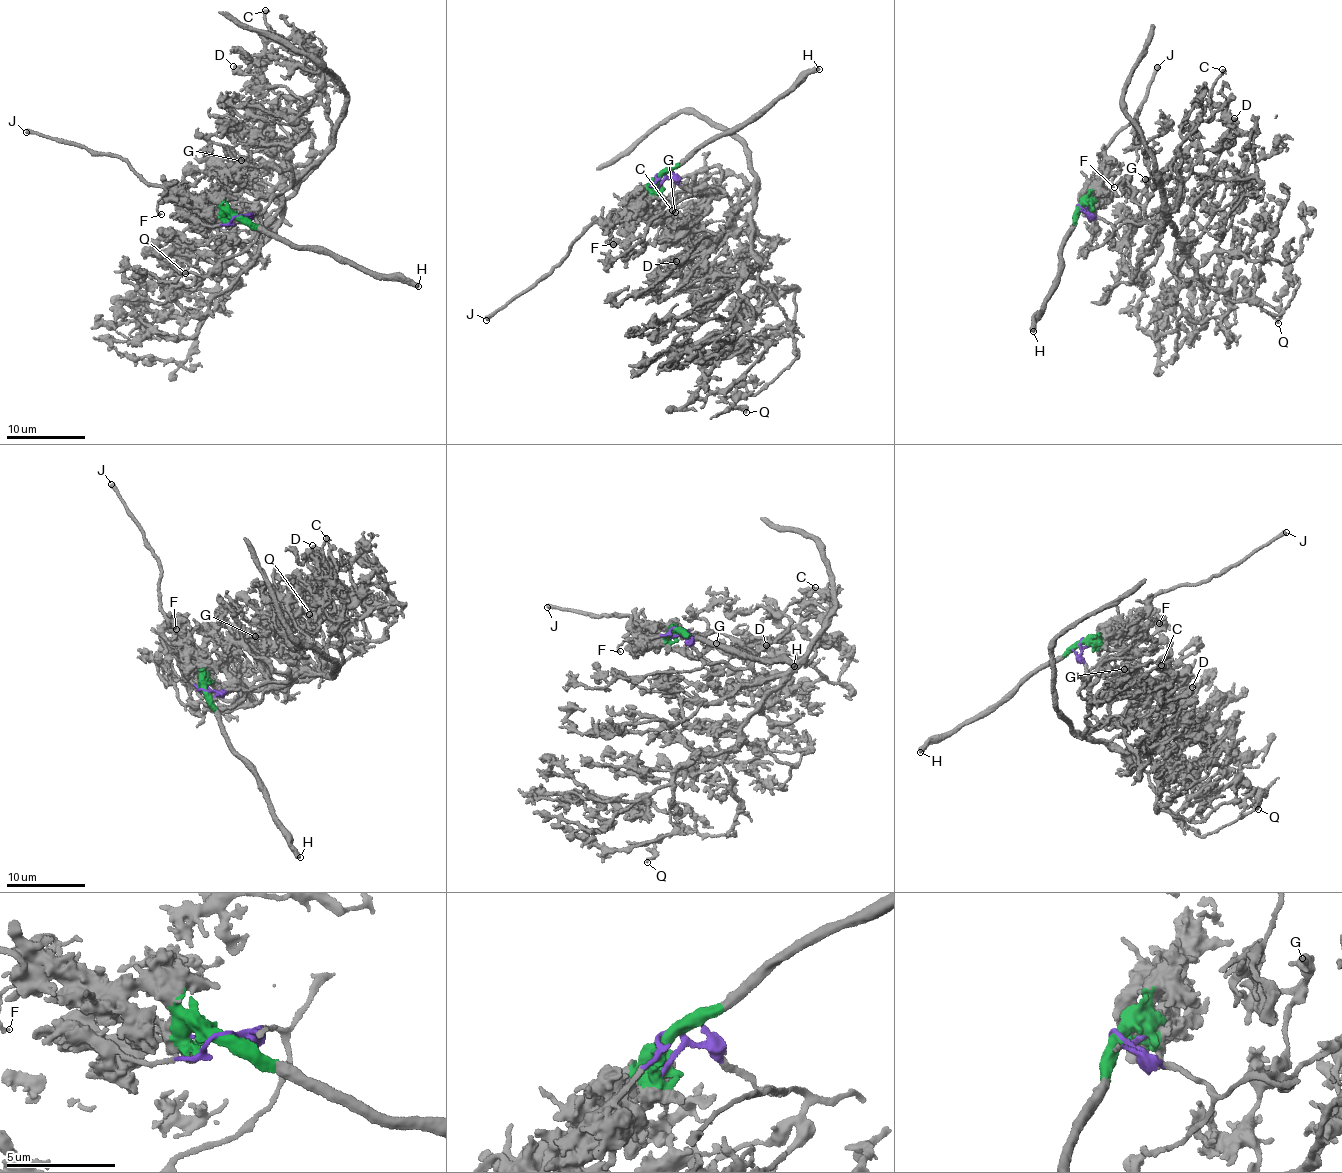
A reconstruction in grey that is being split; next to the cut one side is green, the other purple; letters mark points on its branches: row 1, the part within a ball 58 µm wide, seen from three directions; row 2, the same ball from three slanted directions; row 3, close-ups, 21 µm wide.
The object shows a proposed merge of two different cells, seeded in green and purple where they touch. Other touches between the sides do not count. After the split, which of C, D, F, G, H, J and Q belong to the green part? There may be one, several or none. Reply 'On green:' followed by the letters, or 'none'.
On green: F, H, J

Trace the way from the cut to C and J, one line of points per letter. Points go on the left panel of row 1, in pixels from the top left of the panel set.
C: (238, 215), (265, 211), (331, 142), (331, 120), (312, 53), (295, 52), (272, 31), (266, 9)
J: (238, 215), (170, 186), (150, 185), (115, 156), (25, 131)

